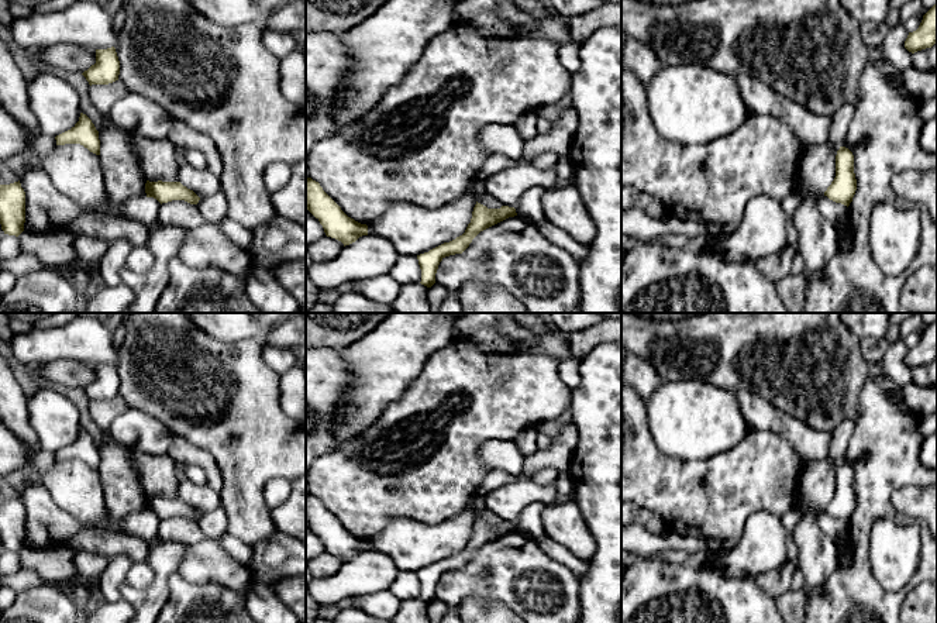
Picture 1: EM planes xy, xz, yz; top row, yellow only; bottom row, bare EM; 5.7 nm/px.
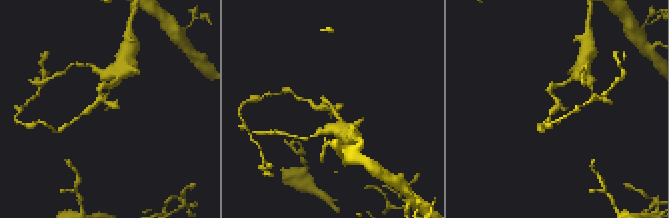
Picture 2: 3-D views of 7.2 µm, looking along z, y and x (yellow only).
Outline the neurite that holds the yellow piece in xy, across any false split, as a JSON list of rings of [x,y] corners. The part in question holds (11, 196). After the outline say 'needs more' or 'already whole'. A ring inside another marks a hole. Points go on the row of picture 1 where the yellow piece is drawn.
[[[20,180],[0,185],[0,224],[4,234],[18,237],[25,223],[25,192]]]; already whole

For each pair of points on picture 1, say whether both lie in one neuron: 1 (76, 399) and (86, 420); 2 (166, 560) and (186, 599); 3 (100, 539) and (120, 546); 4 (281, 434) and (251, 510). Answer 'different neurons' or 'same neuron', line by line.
1: same neuron
2: different neurons
3: same neuron
4: same neuron

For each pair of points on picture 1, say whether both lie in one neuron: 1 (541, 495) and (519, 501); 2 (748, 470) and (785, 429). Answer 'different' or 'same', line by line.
1: same
2: different

